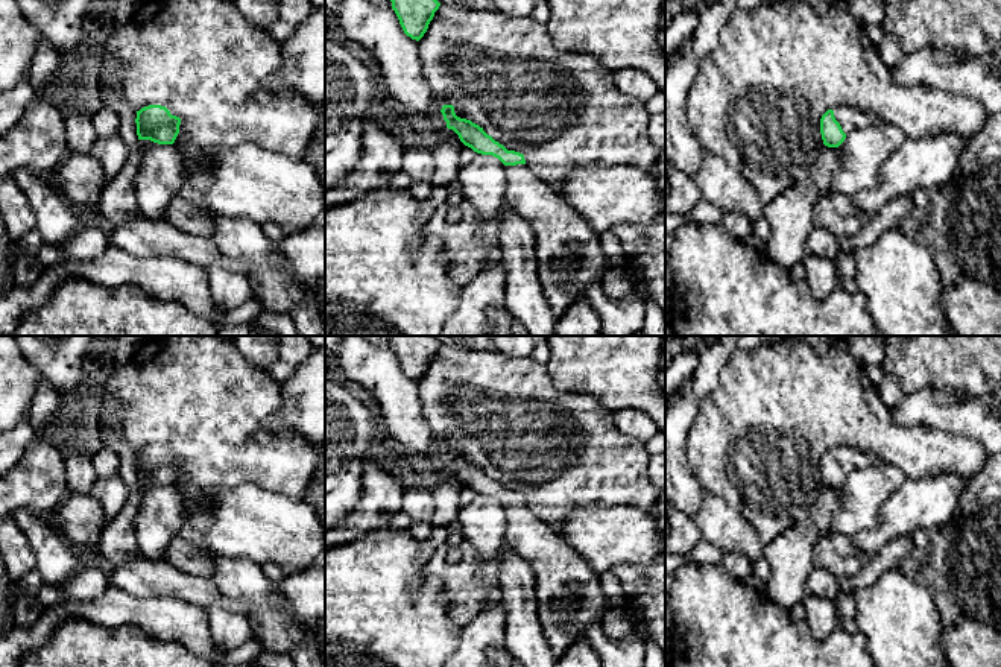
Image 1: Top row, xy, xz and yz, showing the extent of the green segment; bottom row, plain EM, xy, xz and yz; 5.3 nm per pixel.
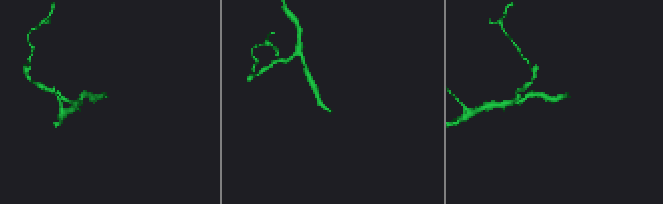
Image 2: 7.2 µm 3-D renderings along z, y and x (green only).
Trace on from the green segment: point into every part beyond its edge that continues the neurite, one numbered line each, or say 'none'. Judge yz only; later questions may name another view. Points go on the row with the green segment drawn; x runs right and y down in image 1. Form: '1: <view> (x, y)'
1: yz (849, 119)

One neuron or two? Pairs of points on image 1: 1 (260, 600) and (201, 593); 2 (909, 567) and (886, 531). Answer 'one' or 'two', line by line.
1: two
2: two

